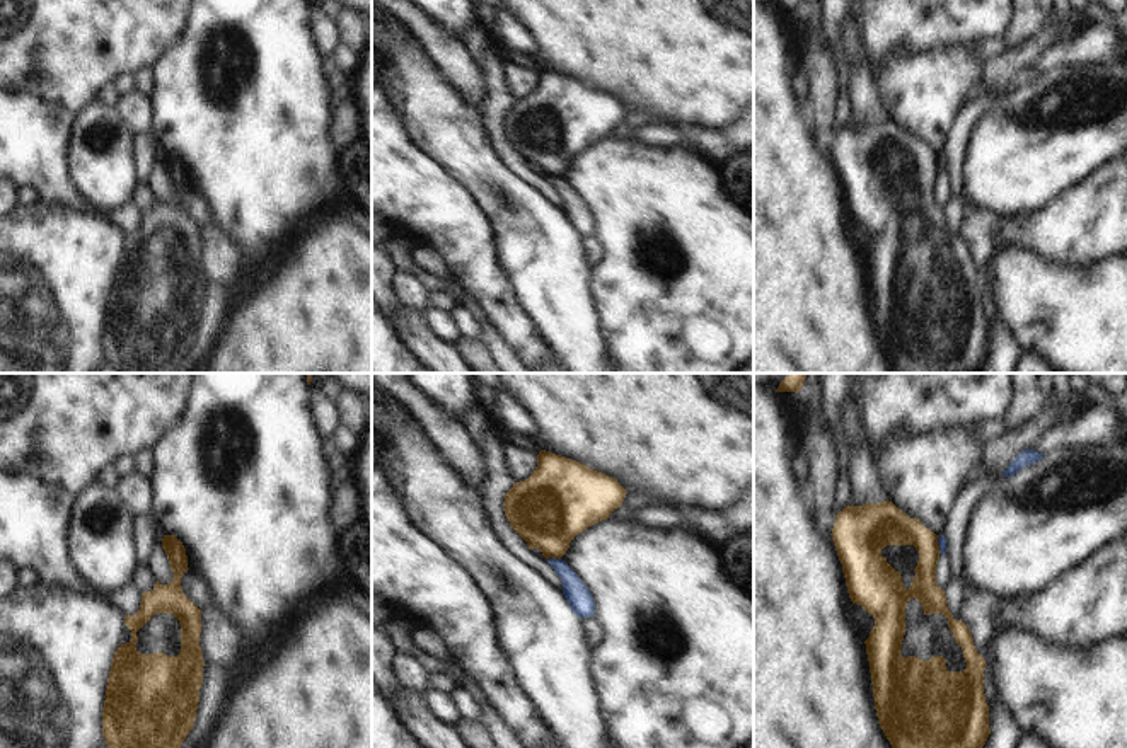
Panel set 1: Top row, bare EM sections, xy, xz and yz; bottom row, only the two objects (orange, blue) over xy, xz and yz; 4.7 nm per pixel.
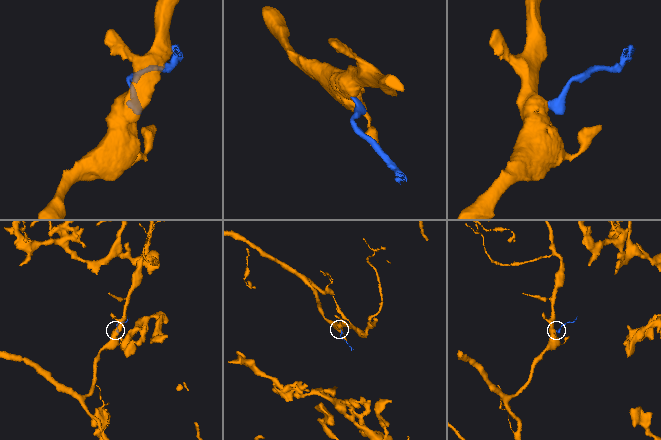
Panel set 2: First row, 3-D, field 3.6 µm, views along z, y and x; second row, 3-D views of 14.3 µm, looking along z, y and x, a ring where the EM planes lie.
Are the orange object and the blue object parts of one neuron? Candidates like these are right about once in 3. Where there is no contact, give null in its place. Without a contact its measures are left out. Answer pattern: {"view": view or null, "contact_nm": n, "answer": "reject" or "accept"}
{"view": "xz", "contact_nm": 60, "answer": "reject"}

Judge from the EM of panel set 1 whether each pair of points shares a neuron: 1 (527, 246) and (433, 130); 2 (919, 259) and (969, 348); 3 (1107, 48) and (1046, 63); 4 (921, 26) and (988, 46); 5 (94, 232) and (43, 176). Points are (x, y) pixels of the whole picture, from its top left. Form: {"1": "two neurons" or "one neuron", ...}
{"1": "one neuron", "2": "one neuron", "3": "one neuron", "4": "two neurons", "5": "two neurons"}

